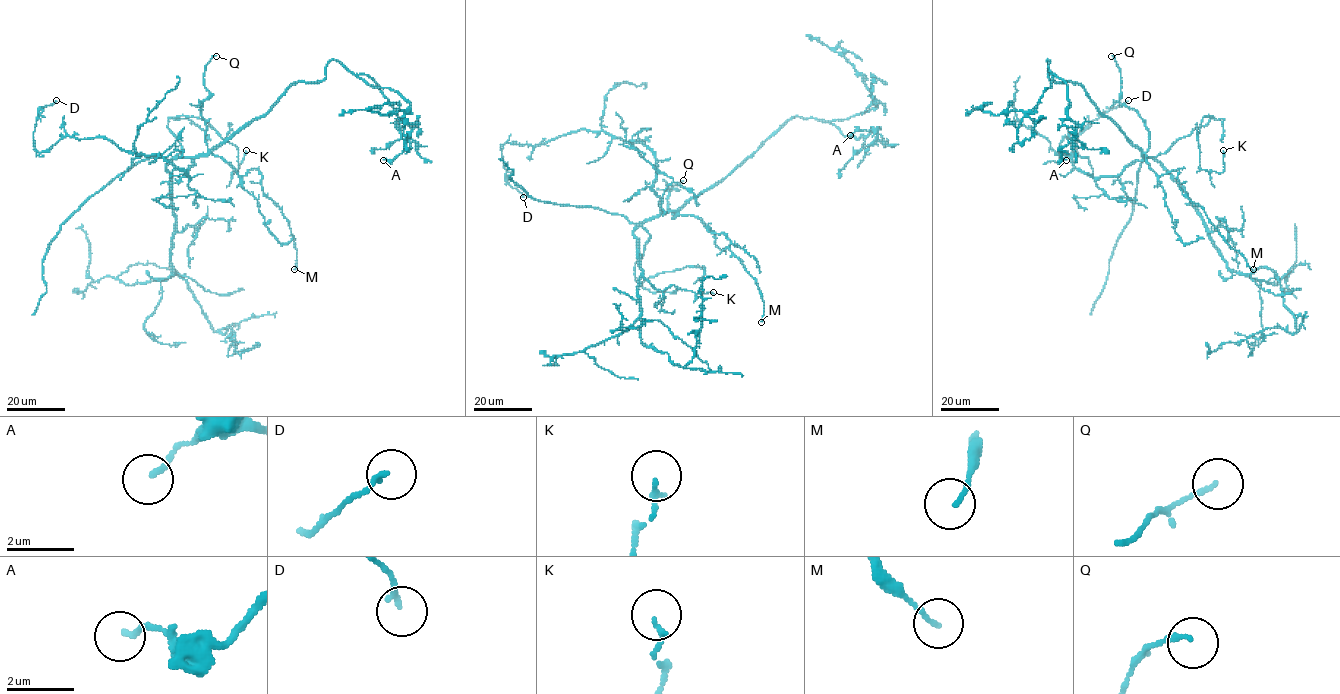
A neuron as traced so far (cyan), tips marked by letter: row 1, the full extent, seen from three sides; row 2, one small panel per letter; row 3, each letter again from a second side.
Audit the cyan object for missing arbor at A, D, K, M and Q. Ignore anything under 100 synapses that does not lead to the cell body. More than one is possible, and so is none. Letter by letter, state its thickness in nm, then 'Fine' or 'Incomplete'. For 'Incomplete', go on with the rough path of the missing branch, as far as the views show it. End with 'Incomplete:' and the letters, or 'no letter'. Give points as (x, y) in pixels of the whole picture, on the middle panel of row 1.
A: Thickness 160 nm. Fine
D: Thickness 150 nm. Fine
K: Thickness 140 nm. Fine
M: Thickness 120 nm. Fine
Q: Thickness 140 nm. Fine
Incomplete: no letter

